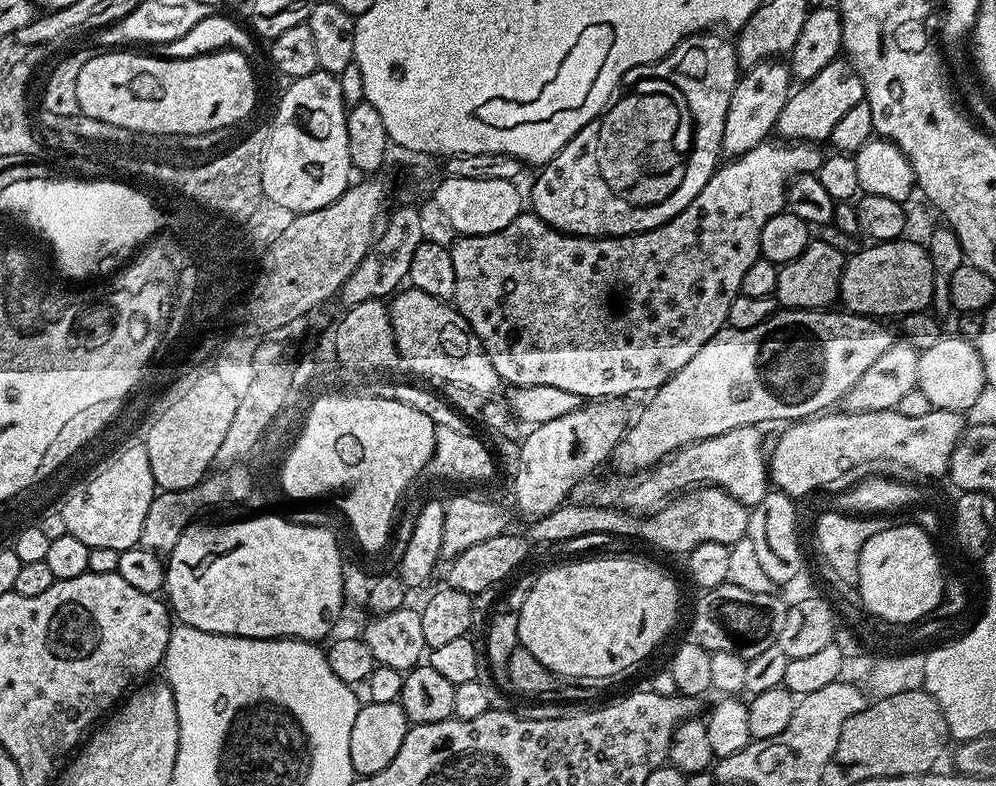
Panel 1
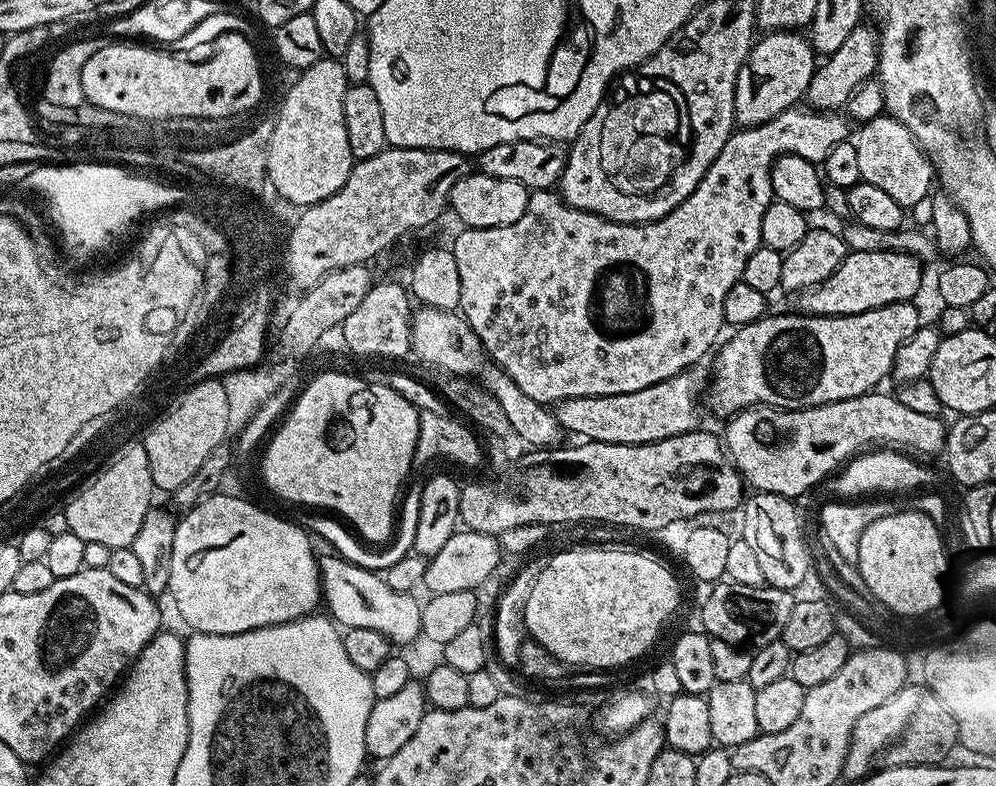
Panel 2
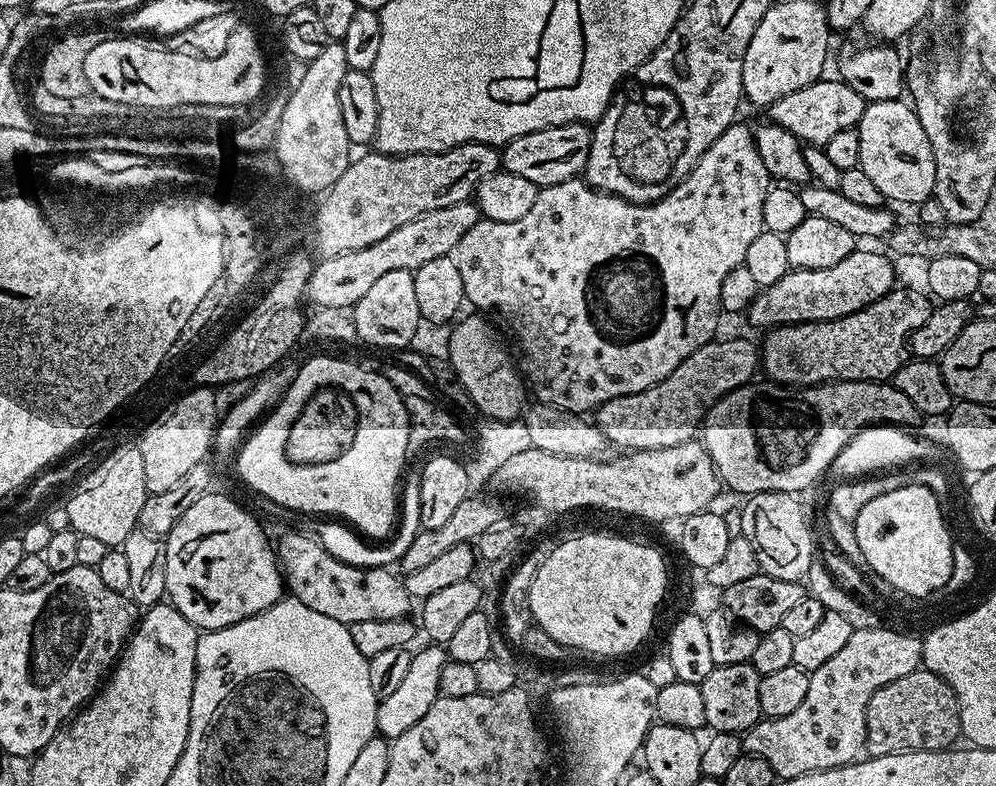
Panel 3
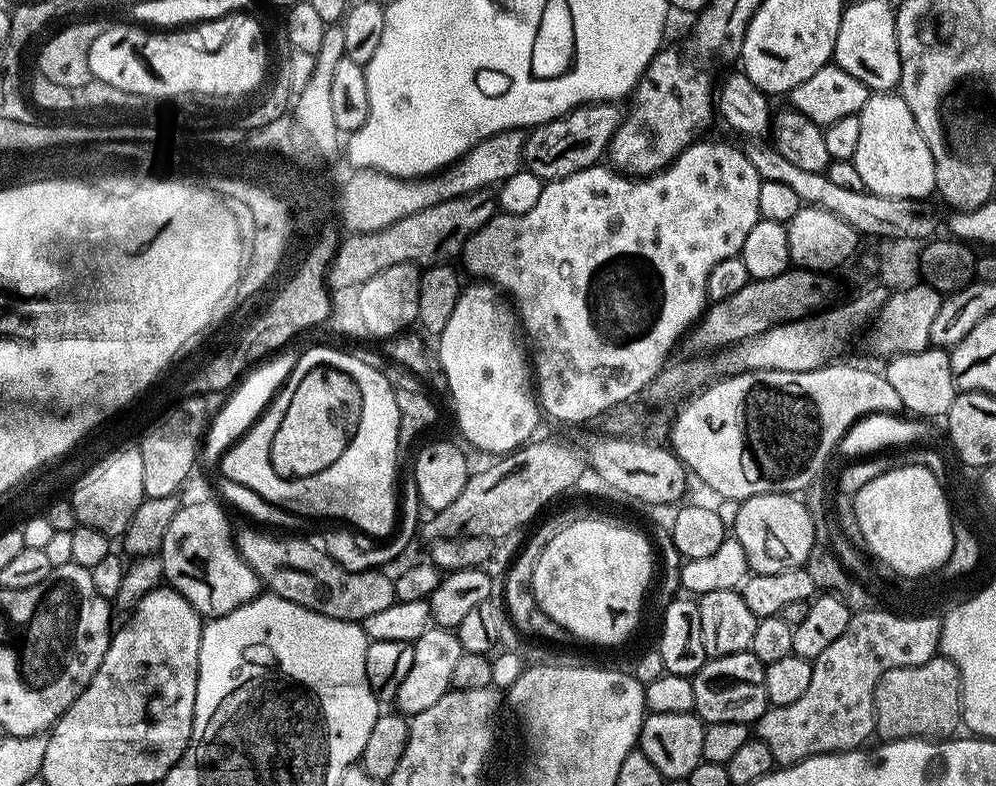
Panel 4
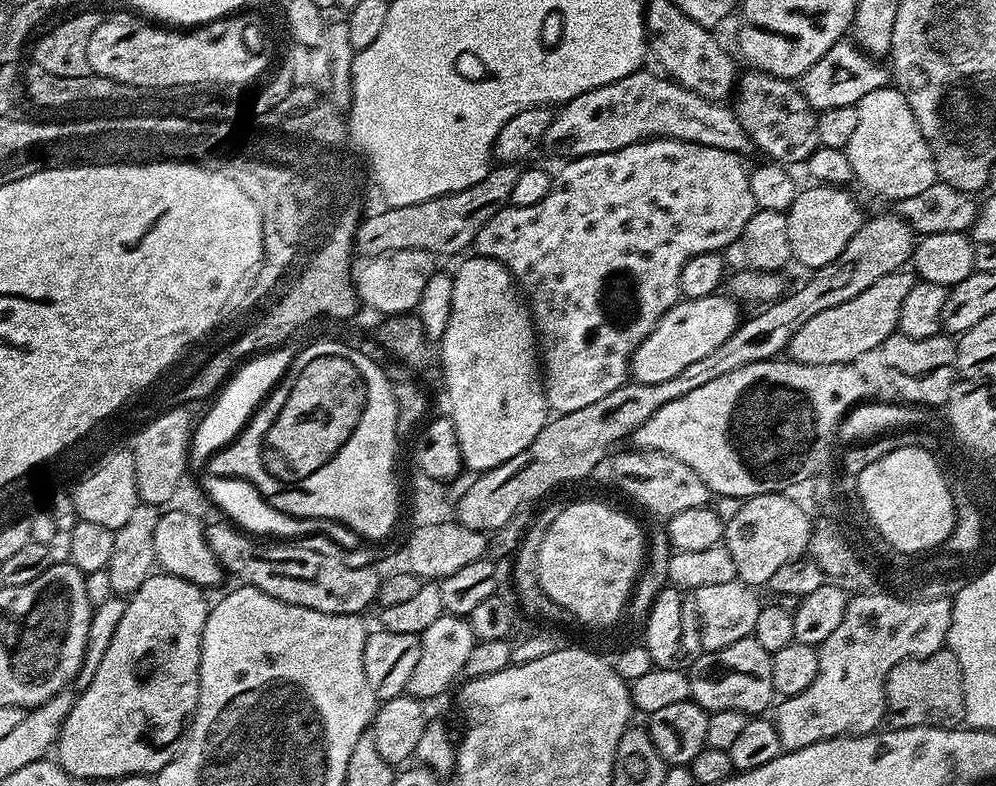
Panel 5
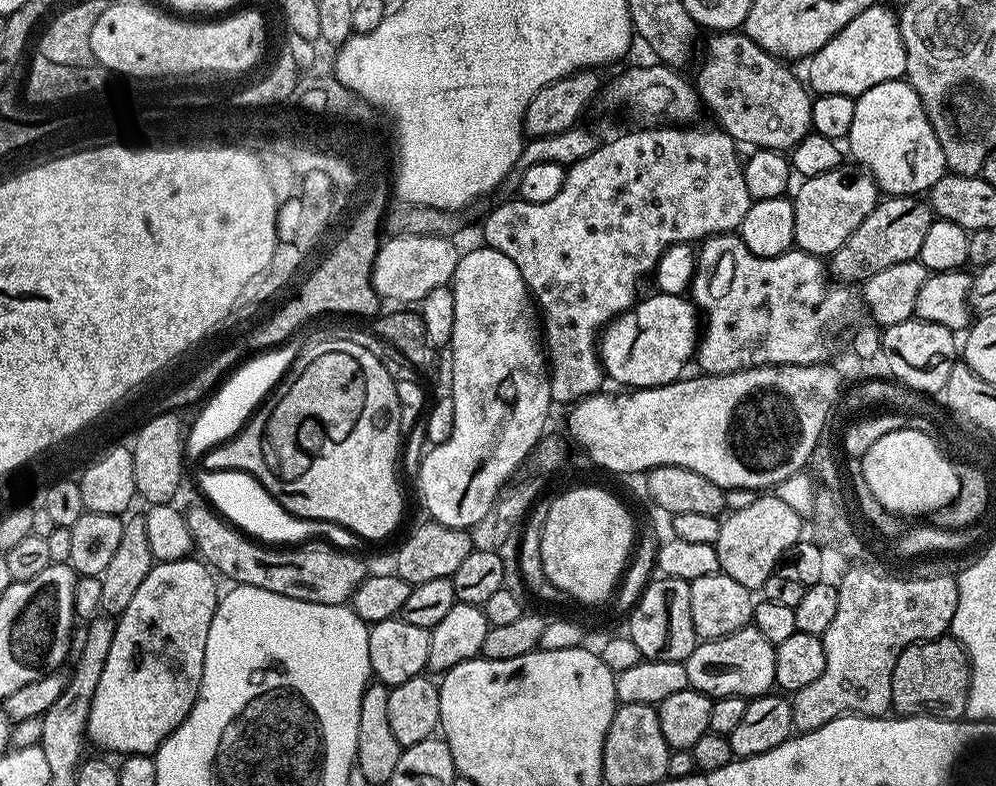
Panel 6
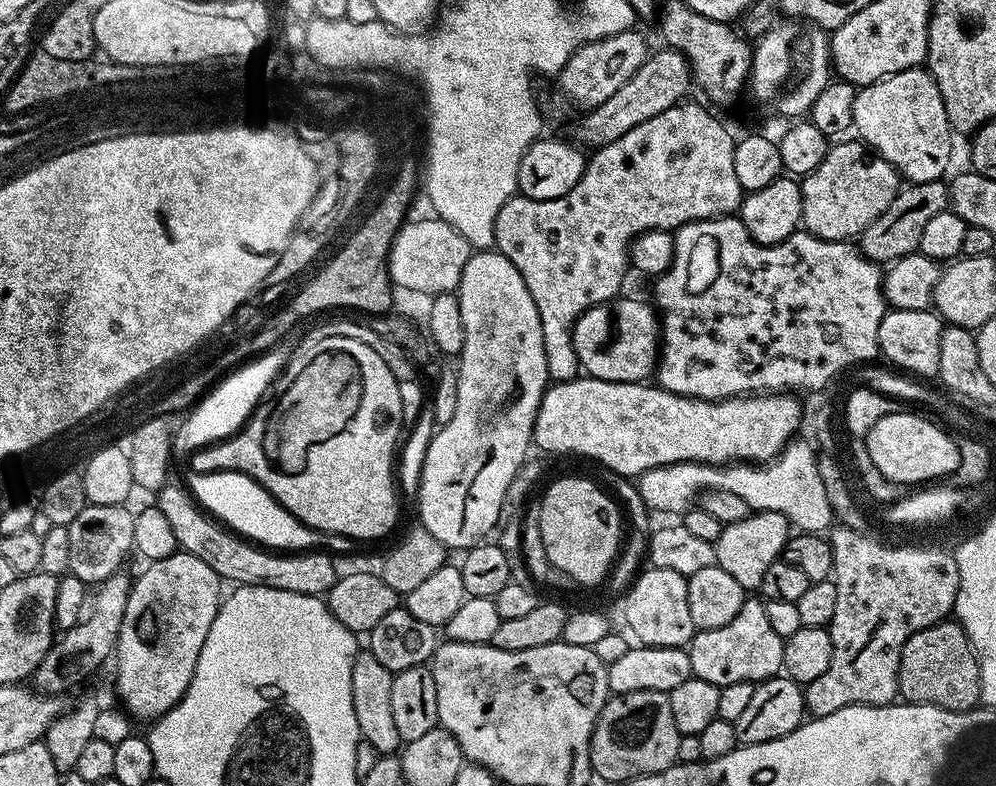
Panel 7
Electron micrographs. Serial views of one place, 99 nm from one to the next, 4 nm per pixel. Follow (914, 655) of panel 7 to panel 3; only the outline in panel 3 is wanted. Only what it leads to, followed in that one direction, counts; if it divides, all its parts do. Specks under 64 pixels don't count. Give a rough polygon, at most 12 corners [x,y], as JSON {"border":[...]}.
{"border":[[911,672],[870,698],[869,757],[942,752],[961,736],[958,698]]}

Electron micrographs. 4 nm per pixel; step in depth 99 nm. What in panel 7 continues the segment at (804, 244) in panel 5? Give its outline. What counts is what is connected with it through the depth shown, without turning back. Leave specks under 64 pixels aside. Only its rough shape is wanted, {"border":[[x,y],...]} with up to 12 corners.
{"border":[[859,139],[833,143],[800,186],[803,227],[859,237],[902,177]]}

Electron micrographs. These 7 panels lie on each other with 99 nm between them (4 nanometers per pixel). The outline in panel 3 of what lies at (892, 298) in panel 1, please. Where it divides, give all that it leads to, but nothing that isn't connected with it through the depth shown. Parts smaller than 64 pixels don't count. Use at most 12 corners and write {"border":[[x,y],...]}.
{"border":[[885,253],[793,268],[761,288],[756,328],[854,314],[898,284]]}

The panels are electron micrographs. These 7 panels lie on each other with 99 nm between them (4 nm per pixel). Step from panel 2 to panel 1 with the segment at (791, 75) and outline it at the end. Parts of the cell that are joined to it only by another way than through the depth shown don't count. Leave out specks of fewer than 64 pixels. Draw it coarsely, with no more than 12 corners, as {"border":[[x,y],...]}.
{"border":[[784,62],[755,64],[737,79],[725,157],[773,135],[794,84]]}

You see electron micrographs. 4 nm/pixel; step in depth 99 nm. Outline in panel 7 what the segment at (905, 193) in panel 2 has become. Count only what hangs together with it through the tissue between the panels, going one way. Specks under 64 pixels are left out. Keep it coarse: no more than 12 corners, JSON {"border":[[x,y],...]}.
{"border":[[923,67],[863,85],[855,135],[905,181],[941,179],[954,133]]}

